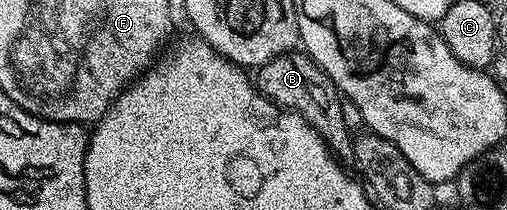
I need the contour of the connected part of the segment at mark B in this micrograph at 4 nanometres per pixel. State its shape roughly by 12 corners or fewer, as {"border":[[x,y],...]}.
{"border":[[291,52],[257,67],[256,85],[299,114],[335,158],[353,159],[343,96],[310,59]]}

